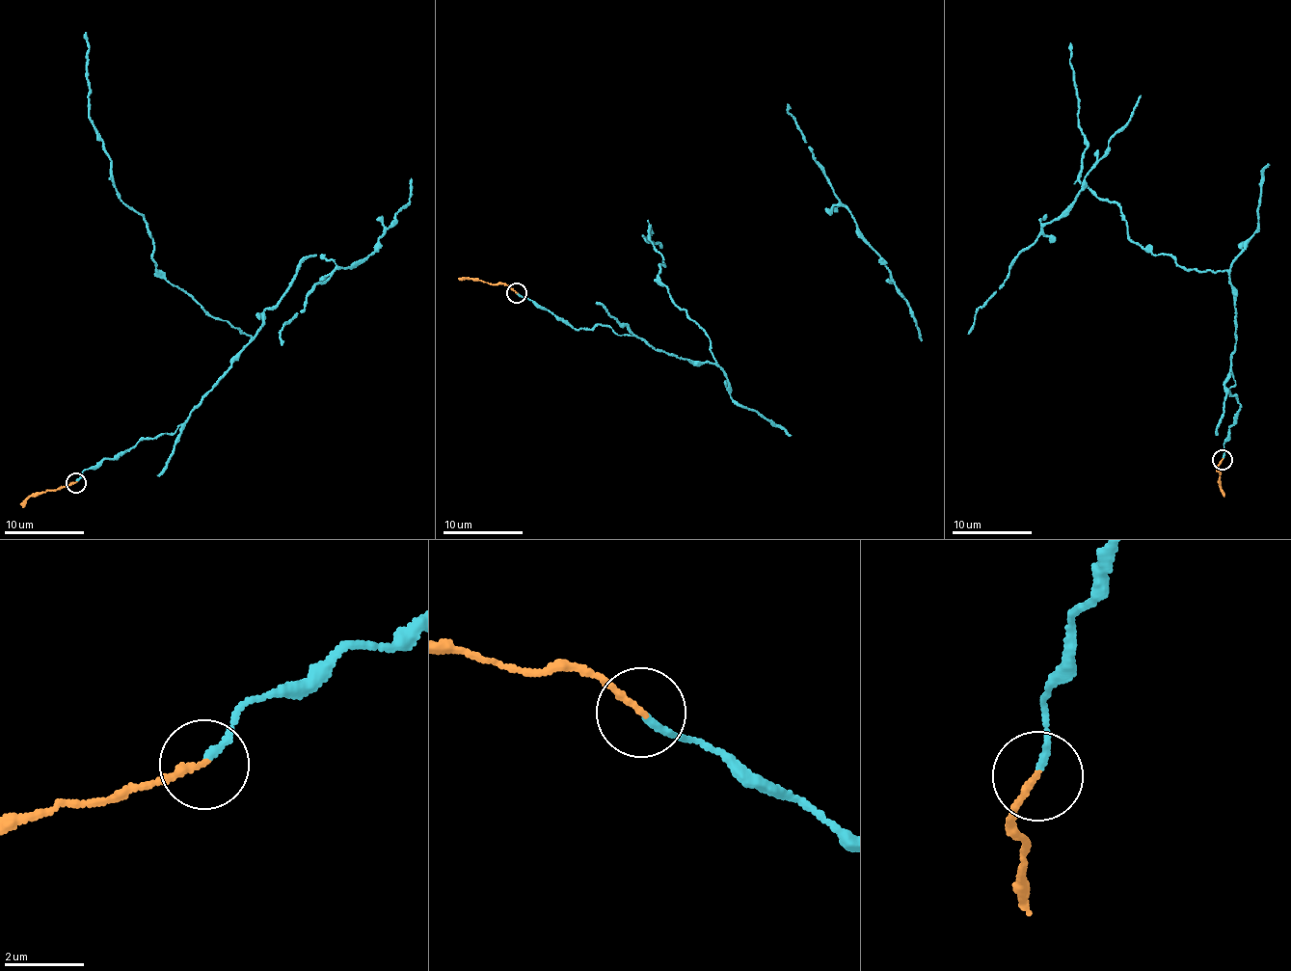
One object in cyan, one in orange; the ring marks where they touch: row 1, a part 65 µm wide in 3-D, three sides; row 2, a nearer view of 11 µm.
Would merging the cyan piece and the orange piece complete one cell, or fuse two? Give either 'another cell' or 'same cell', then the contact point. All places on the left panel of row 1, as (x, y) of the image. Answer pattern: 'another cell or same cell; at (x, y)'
same cell; at (75, 482)

